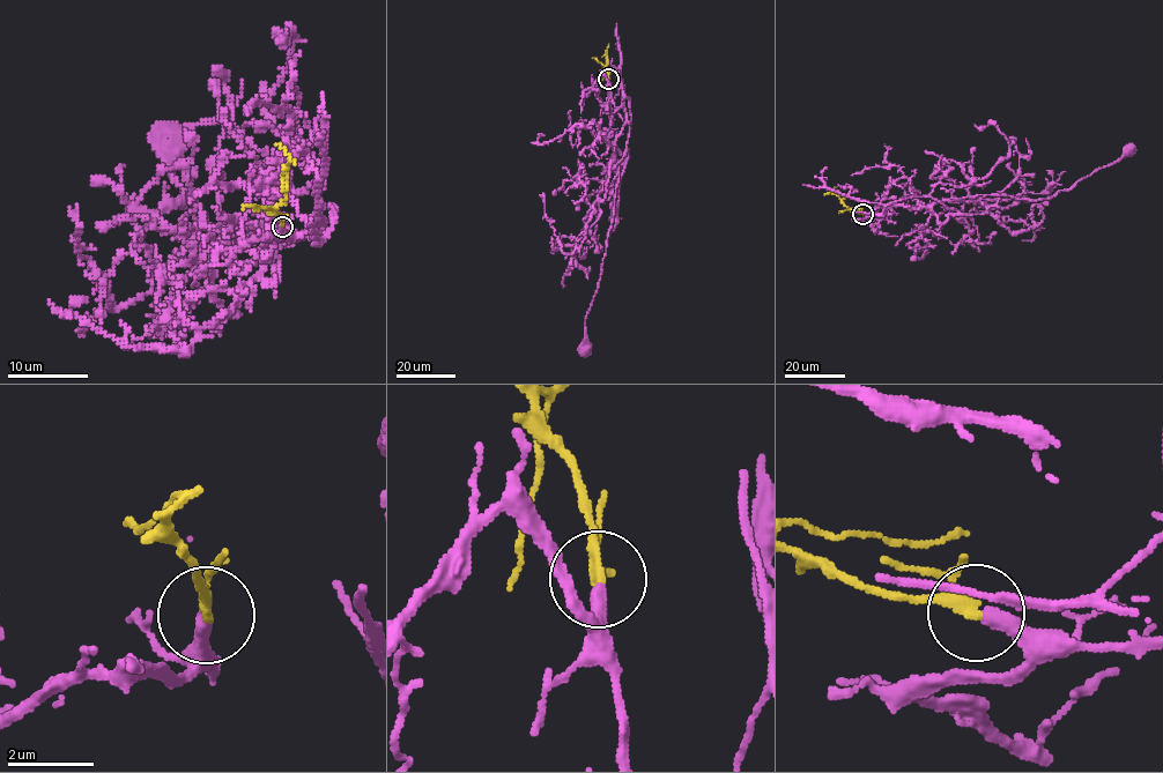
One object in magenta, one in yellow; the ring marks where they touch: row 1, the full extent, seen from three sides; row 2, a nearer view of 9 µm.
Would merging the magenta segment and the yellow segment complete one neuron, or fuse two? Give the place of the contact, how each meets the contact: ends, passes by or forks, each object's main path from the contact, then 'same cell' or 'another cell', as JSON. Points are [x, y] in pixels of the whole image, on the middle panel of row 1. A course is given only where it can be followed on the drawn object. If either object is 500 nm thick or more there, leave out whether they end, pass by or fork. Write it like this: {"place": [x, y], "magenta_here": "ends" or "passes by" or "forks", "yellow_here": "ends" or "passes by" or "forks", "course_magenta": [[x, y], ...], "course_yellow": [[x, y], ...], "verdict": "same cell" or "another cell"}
{"place": [608, 79], "magenta_here": "ends", "yellow_here": "forks", "course_magenta": [[609, 79], [610, 98], [623, 108], [626, 121], [613, 154], [619, 179], [614, 214], [585, 318], [586, 349]], "course_yellow": [[609, 79], [605, 67], [606, 51], [601, 57]], "verdict": "same cell"}

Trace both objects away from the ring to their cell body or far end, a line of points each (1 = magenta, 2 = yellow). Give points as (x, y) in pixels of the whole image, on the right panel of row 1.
1: (863, 214), (883, 215), (893, 213), (893, 206), (921, 209), (978, 195), (1052, 198), (1117, 162), (1128, 150)
2: (863, 214), (845, 207), (830, 192), (835, 187)

